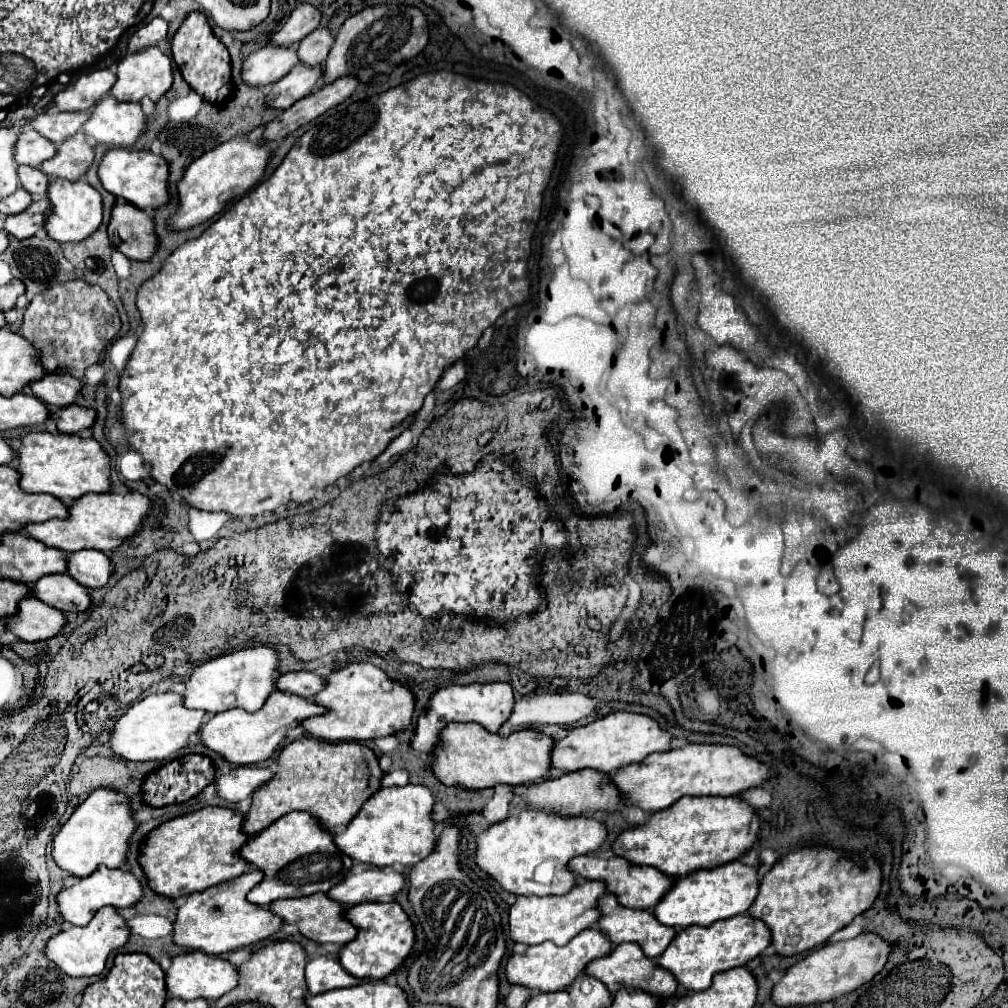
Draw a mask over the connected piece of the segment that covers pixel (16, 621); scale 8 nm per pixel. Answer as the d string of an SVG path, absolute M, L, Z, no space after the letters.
M26 597L18 605L18 613L14 617L6 617L6 627L22 641L52 639L64 629L64 625L66 617L60 609L54 609L34 597Z

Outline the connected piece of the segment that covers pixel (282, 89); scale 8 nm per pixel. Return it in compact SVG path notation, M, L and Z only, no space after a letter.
M298 63L286 77L276 81L268 89L268 105L276 109L292 107L298 99L310 95L320 85L322 77L324 77L322 65L310 67Z

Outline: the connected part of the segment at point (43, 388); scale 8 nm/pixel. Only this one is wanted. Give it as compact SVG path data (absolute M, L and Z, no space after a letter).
M48 373L46 377L42 377L42 381L30 383L30 389L52 409L64 409L76 403L76 397L82 393L82 381L70 375Z

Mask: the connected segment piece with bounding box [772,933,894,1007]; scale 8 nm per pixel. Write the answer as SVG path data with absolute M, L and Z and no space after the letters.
M860 933L858 937L848 941L826 943L786 971L782 981L772 989L772 1001L778 1007L806 1007L852 993L884 969L892 949L894 945L890 941L884 941L876 933Z

